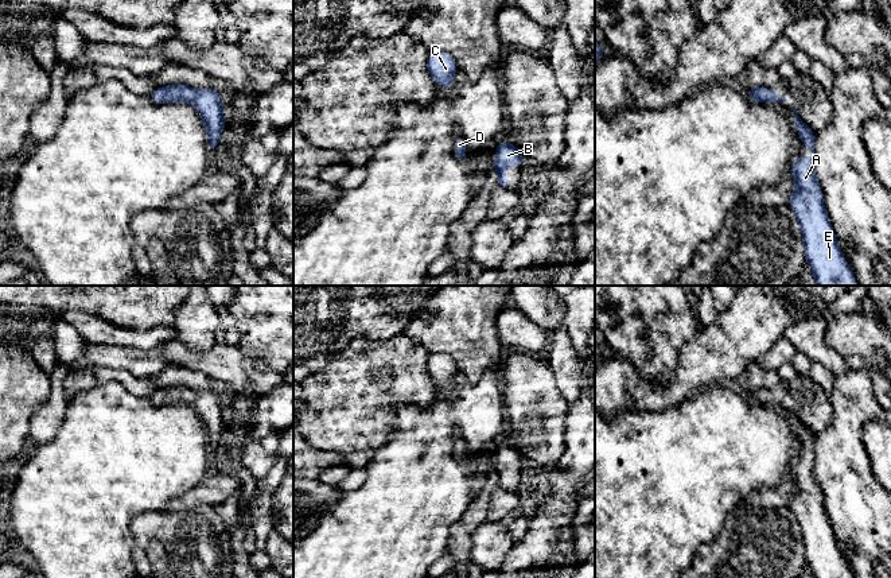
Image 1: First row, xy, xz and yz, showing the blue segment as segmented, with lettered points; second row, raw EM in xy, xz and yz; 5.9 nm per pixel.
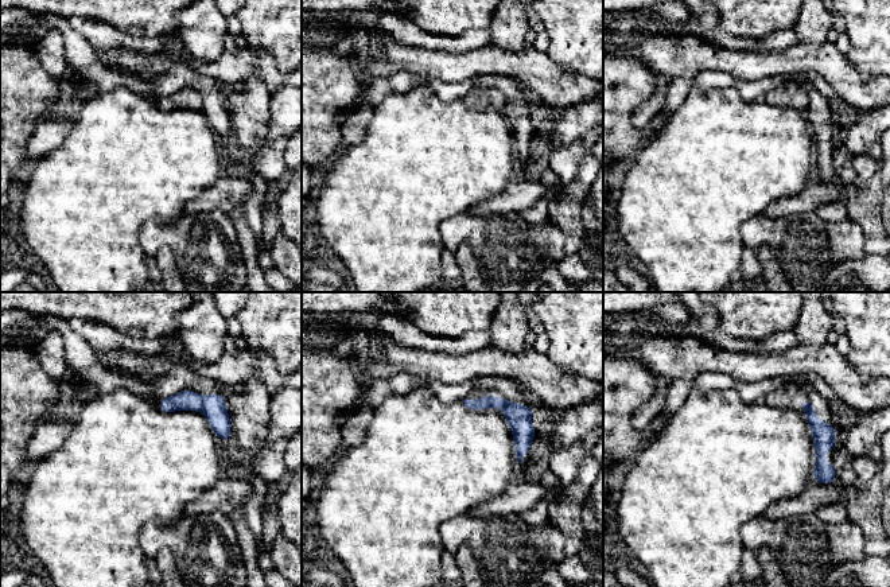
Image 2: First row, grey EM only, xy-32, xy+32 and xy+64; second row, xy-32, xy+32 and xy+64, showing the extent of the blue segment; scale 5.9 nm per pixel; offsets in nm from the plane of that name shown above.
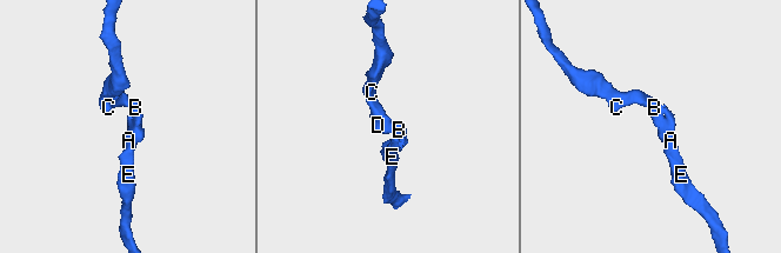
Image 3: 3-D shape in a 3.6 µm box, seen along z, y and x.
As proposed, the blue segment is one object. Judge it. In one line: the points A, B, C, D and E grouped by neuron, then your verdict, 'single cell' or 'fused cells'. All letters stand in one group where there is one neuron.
A B E / C D; fused cells

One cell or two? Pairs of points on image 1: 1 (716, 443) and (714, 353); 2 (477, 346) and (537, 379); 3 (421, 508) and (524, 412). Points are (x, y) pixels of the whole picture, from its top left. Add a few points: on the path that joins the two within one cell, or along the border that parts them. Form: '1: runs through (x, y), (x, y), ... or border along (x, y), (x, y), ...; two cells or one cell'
1: border along (720, 383), (699, 390), (687, 399); two cells
2: border along (502, 365), (500, 371); two cells
3: border along (501, 388), (506, 419); two cells

